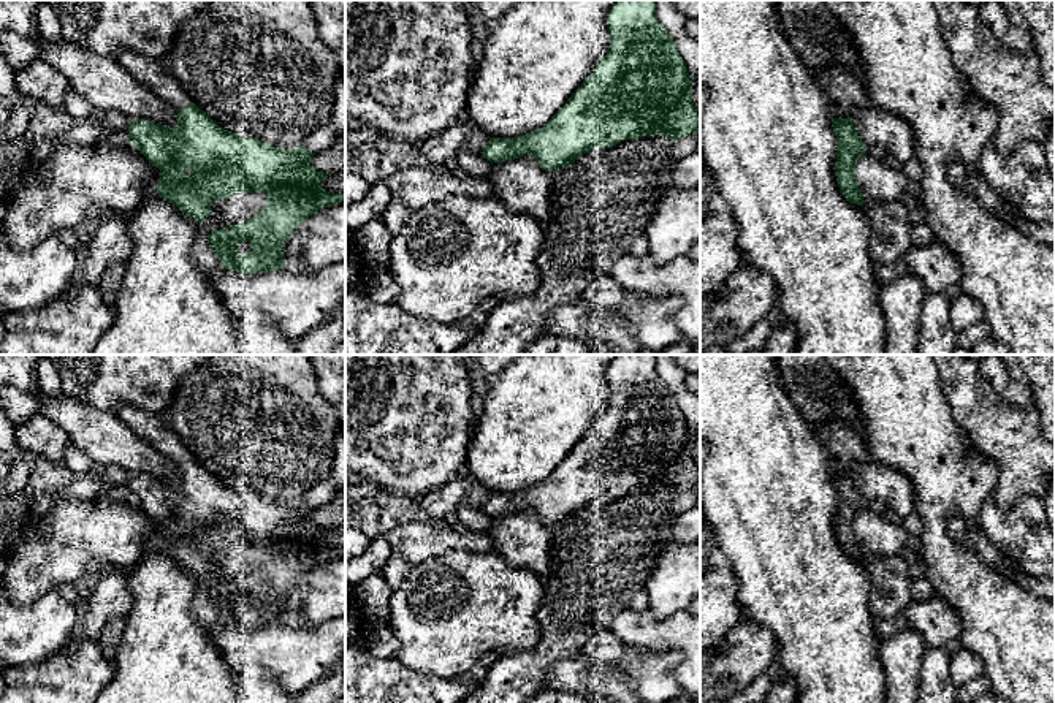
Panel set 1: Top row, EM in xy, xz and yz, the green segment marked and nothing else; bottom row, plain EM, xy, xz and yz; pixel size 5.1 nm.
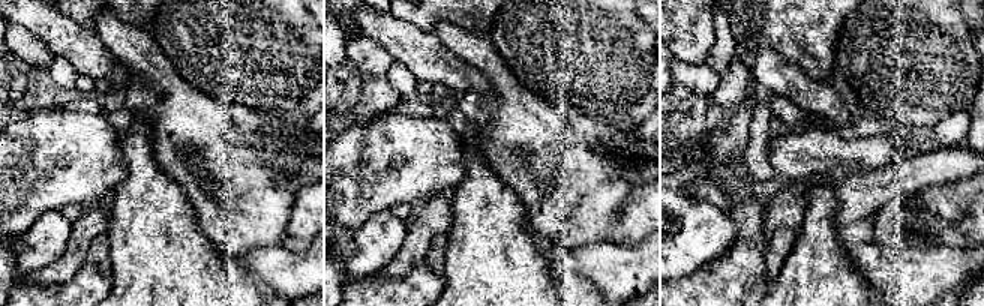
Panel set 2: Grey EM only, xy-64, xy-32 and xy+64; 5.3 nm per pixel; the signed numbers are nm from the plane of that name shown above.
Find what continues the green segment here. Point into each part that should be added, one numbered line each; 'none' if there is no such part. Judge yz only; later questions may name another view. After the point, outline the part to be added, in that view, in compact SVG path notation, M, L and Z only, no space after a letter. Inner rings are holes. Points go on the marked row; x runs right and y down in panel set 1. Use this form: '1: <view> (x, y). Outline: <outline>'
1: yz (845, 92). Outline: M825 66L817 73L830 119L849 119L852 111L871 104L859 76L846 66Z

